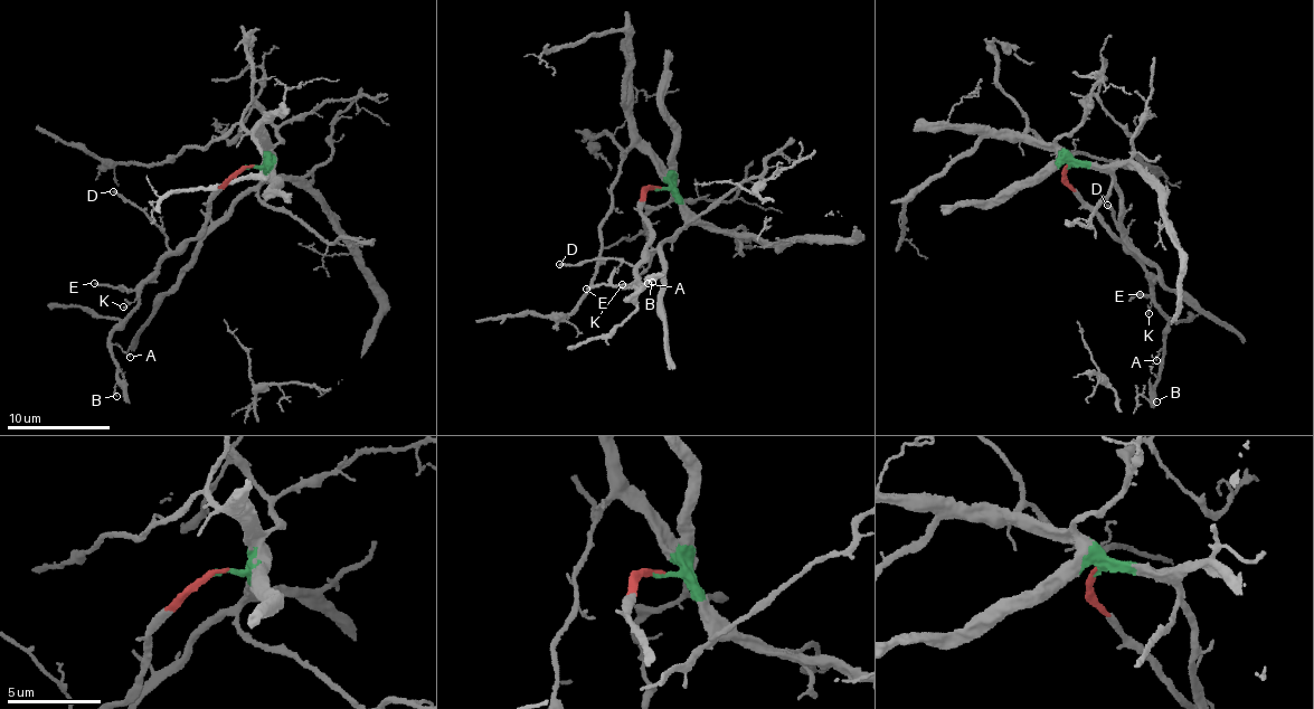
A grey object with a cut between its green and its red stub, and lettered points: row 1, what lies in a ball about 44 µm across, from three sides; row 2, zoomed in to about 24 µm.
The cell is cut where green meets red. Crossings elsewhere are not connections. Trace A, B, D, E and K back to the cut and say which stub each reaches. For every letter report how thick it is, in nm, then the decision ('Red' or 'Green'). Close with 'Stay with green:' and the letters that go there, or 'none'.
A: Thickness 110 nm. Red
B: Thickness 130 nm. Red
D: Thickness 200 nm. Red
E: Thickness 190 nm. Red
K: Thickness 130 nm. Red
Stay with green: none

